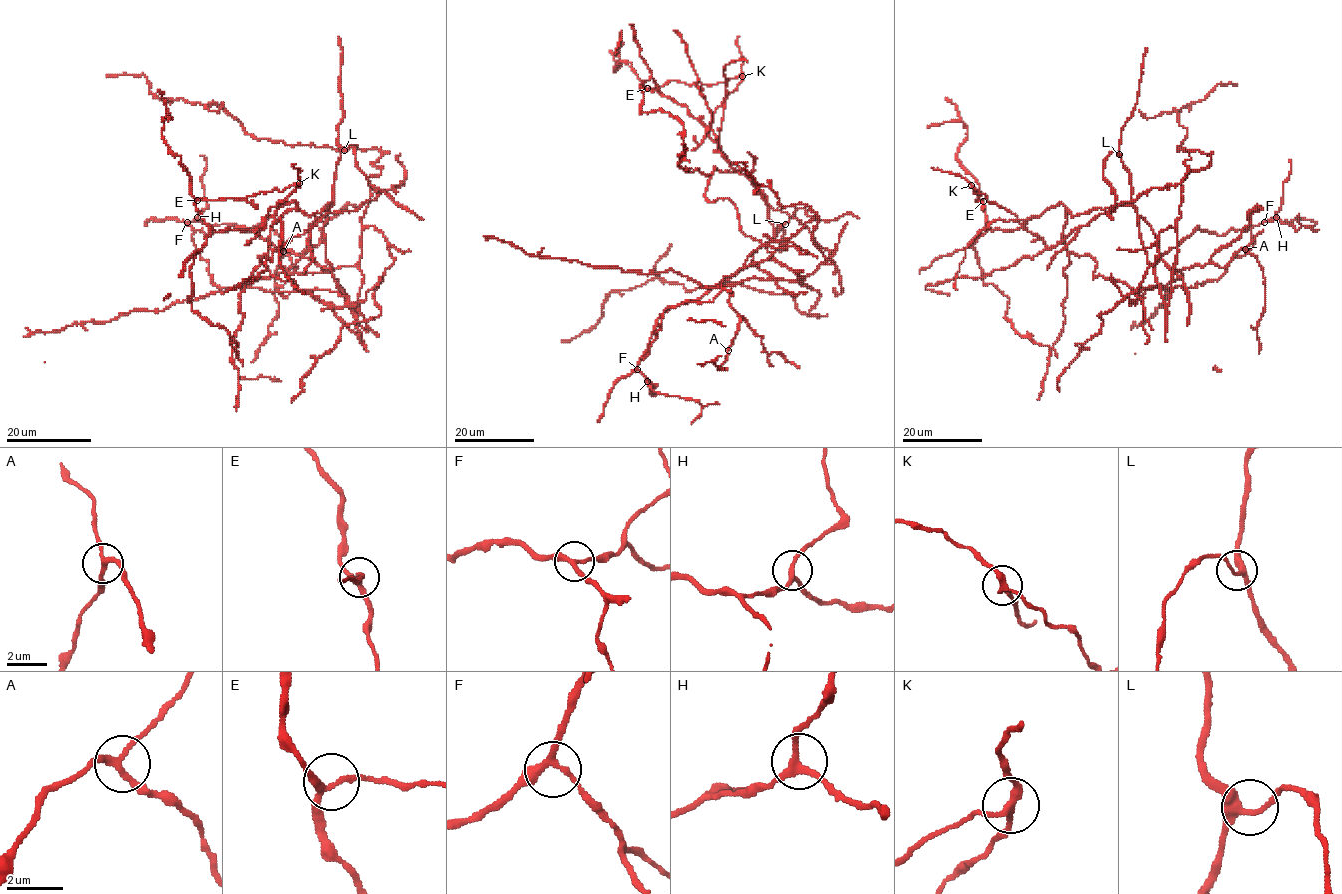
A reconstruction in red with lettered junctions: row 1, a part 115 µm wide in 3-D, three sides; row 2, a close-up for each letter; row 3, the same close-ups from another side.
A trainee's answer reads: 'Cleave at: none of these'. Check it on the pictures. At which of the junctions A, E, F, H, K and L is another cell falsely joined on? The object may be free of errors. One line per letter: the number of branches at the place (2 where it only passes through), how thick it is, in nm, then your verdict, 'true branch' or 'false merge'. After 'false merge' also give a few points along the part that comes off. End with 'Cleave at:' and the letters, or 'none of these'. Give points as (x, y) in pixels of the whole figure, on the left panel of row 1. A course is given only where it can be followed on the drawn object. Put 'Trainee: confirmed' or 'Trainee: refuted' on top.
Trainee: refuted
A: 3 branches meet; 200 nm thick; true branch
E: 3 branches meet; 200 nm thick; true branch
F: 3 branches meet; 220 nm thick; true branch
H: 3 branches meet; 200 nm thick; true branch
K: 3 branches meet; 240 nm thick; false merge; foreign part runs (299, 183), (293, 192), (269, 210), (265, 226), (245, 244)
L: 3 branches meet; 240 nm thick; true branch
Cleave at: K

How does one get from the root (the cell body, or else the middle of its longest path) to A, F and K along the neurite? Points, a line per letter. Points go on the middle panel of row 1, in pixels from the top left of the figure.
A: (784, 265), (803, 276), (797, 280), (750, 277), (732, 286), (730, 306), (741, 322), (728, 350)
F: (784, 265), (771, 258), (764, 259), (743, 267), (696, 300), (671, 306), (657, 320), (650, 345), (637, 369)
K: (784, 265), (766, 246), (774, 224), (756, 182), (686, 107), (645, 89), (671, 80), (717, 85), (743, 76)

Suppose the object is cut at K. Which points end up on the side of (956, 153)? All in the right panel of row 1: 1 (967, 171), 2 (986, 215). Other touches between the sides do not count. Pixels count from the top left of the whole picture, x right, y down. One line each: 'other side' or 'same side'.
1: same side
2: same side

